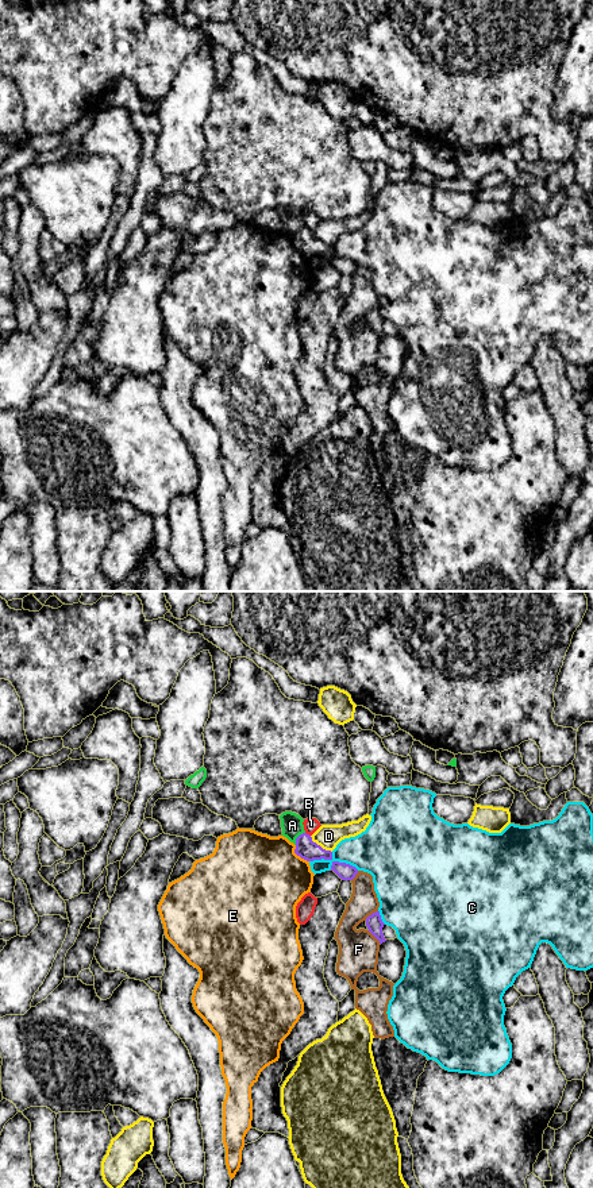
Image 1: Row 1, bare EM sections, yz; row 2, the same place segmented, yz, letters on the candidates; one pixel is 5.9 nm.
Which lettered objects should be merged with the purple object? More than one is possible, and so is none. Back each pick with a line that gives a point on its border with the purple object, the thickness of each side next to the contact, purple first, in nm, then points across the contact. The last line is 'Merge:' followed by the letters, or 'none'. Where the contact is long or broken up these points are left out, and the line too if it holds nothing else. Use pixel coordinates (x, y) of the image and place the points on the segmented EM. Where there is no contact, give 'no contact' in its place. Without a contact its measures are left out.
Merge: none

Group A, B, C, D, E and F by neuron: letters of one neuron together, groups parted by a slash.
A / B / C / D / E / F

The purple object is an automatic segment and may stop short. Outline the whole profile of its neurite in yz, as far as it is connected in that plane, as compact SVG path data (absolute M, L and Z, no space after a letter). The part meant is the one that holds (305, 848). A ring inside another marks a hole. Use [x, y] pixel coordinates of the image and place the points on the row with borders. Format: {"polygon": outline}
{"polygon": "M307 833L300 834L296 838L294 853L307 861L313 860L332 860L332 852L323 849L320 845L312 841L312 837Z"}

